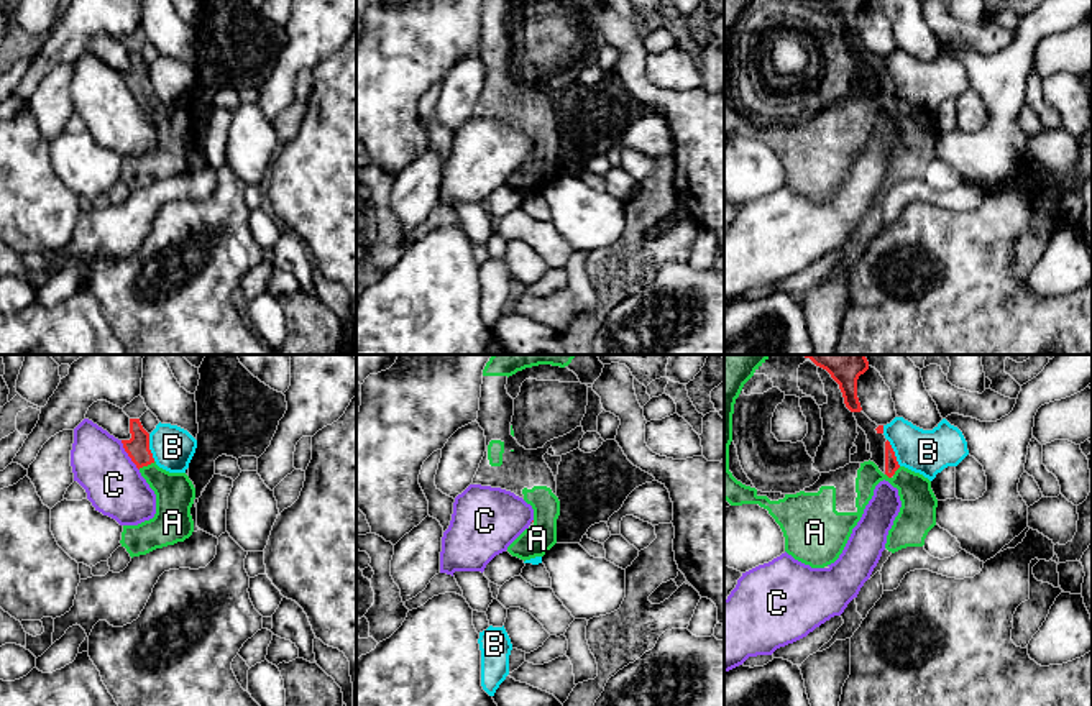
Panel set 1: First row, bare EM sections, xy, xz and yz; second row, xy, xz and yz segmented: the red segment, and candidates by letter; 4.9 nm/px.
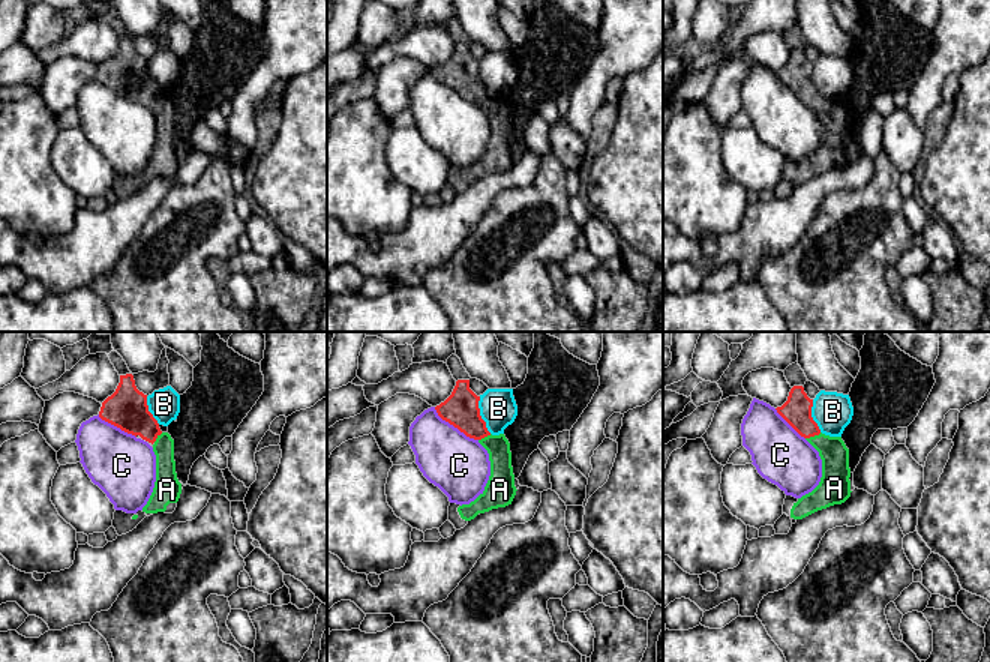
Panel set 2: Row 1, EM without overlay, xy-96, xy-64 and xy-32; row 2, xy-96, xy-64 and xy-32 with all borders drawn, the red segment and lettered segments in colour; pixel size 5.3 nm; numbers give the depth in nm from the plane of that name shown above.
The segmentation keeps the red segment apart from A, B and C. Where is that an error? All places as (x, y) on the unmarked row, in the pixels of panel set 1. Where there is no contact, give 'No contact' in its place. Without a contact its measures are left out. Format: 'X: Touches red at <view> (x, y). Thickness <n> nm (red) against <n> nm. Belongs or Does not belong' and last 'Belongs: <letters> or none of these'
A: Touches red at xy (146, 97). Thickness 110 nm (red) against 190 nm. Belongs
B: Touches red at xy (148, 79). Thickness 110 nm (red) against 200 nm. Does not belong
C: Touches red at xy (128, 87). Thickness 110 nm (red) against 280 nm. Does not belong
Belongs: A

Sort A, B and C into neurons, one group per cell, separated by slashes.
A / B / C

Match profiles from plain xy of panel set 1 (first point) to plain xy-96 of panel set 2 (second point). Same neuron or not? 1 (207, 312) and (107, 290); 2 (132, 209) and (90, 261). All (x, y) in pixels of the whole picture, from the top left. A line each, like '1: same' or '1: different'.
1: same
2: same

